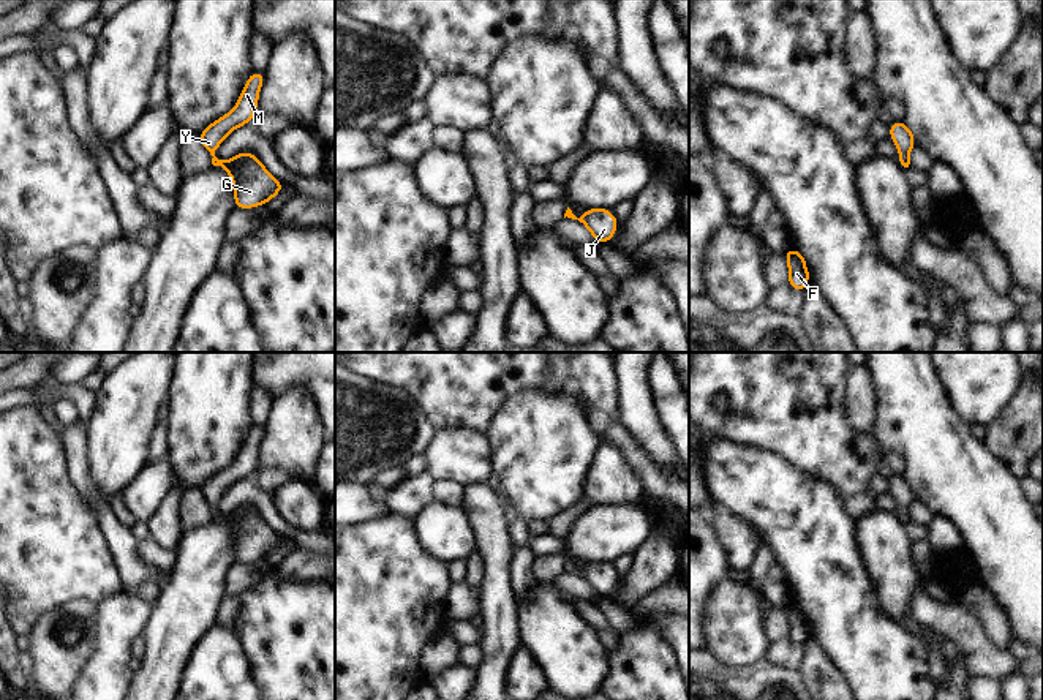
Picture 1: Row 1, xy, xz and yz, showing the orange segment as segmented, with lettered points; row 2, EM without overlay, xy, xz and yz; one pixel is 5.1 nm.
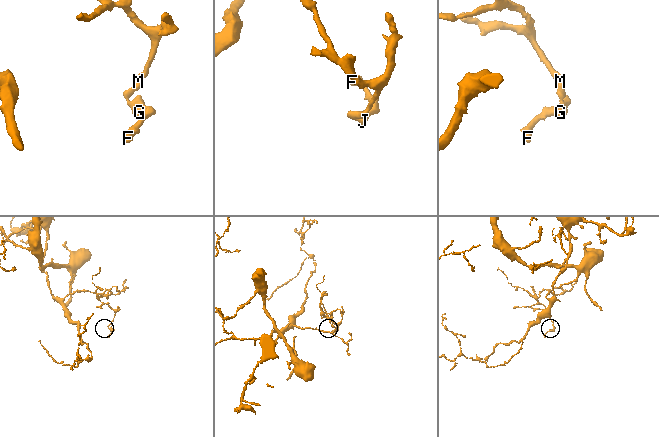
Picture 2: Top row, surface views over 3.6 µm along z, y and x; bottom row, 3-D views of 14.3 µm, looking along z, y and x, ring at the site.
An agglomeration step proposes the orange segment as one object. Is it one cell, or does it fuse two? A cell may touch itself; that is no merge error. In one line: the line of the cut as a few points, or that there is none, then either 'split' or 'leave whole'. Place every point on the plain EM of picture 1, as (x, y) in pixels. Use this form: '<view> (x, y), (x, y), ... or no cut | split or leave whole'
no cut | leave whole

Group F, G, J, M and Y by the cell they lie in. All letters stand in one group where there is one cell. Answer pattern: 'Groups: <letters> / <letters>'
Groups: F G J M Y

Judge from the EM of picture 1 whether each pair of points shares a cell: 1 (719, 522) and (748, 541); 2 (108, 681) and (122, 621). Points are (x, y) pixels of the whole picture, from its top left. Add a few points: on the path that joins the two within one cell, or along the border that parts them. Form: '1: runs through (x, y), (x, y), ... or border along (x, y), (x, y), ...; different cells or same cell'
1: runs through (726, 525), (741, 541); same cell
2: runs through (108, 667), (112, 636); same cell

